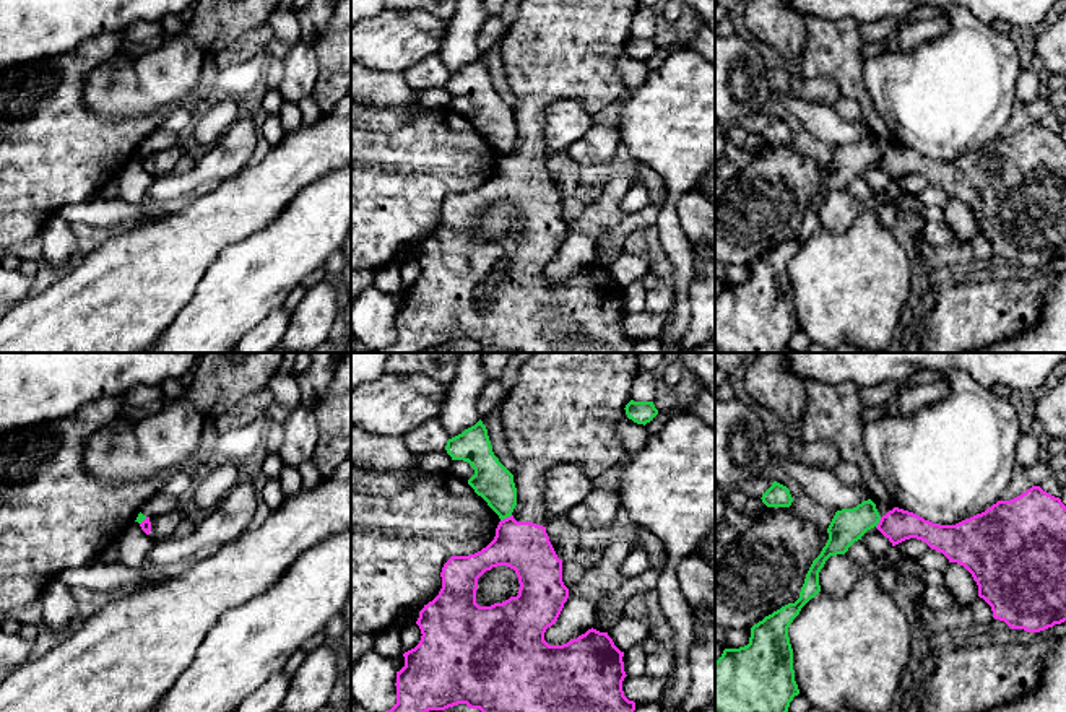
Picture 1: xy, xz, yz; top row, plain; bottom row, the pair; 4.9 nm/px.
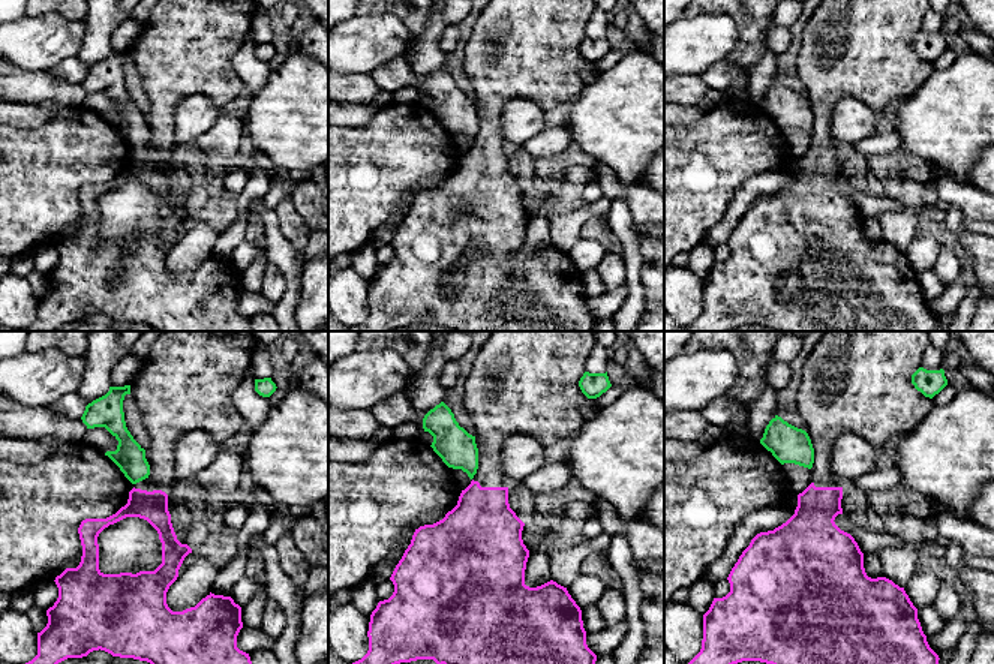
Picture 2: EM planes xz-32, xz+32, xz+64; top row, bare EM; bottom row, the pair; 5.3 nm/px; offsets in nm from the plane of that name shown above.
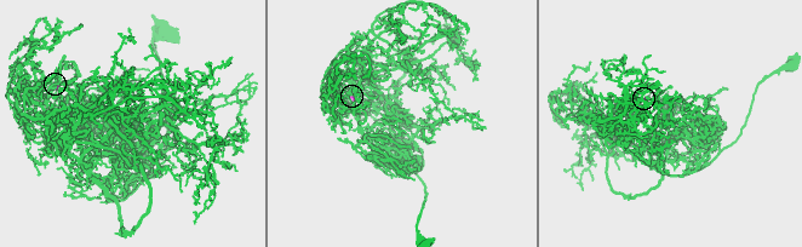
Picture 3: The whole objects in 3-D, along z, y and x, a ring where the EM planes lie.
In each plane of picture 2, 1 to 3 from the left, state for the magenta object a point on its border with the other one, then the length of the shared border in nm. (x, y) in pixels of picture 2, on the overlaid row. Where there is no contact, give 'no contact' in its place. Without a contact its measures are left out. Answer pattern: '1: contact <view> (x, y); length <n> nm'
1: no contact
2: no contact
3: no contact

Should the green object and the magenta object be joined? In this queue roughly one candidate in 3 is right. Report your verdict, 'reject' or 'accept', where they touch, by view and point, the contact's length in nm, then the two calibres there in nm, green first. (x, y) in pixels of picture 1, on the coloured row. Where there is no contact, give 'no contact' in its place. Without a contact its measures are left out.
reject | xz (506, 517) | 70 nm | 190/260 nm

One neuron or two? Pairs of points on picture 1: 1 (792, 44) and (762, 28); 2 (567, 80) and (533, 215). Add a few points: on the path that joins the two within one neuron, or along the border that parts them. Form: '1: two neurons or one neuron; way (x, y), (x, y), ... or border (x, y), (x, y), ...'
1: one neuron; way (785, 38), (775, 28), (769, 28)
2: one neuron; way (532, 108), (530, 174), (533, 179)

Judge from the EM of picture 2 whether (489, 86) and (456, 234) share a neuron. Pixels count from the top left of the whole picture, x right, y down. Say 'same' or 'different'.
same

